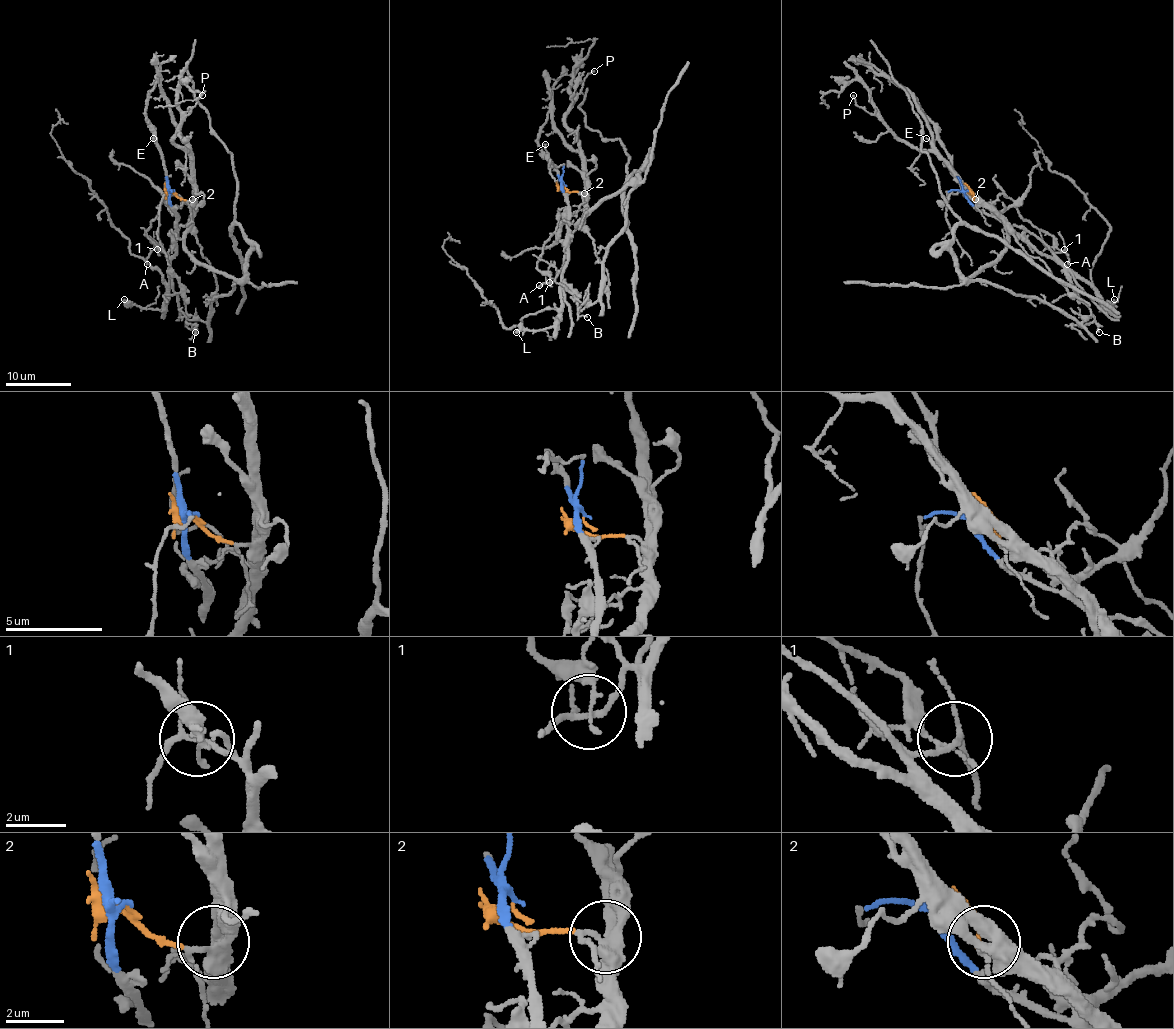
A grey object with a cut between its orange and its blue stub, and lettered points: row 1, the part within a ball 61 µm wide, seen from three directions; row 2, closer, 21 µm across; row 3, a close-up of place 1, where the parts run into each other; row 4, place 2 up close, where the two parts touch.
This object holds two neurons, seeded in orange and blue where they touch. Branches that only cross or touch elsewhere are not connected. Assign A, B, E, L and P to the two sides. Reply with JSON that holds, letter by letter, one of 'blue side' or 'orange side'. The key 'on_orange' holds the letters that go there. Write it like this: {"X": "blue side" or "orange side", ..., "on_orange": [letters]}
{"A": "blue side", "B": "blue side", "E": "blue side", "L": "blue side", "P": "orange side", "on_orange": ["P"]}

